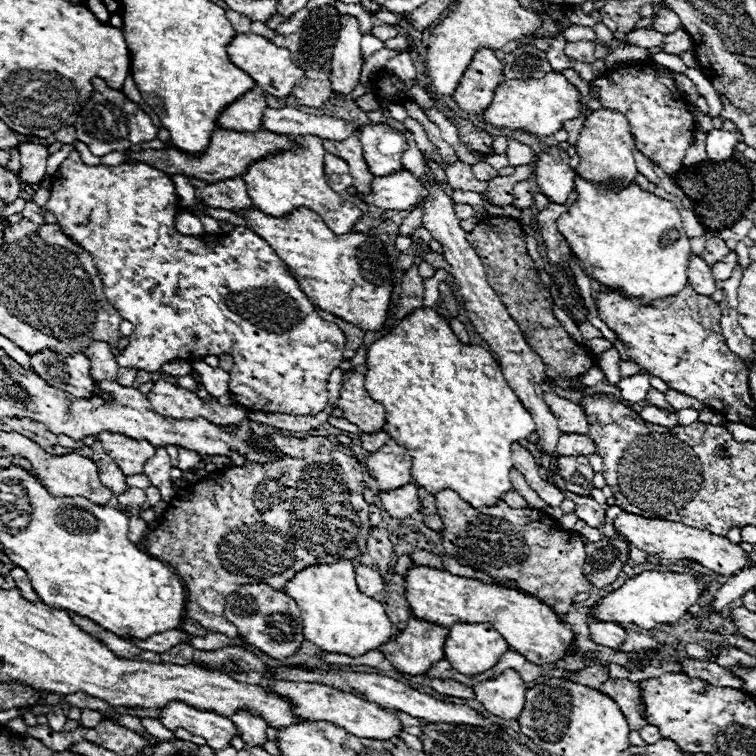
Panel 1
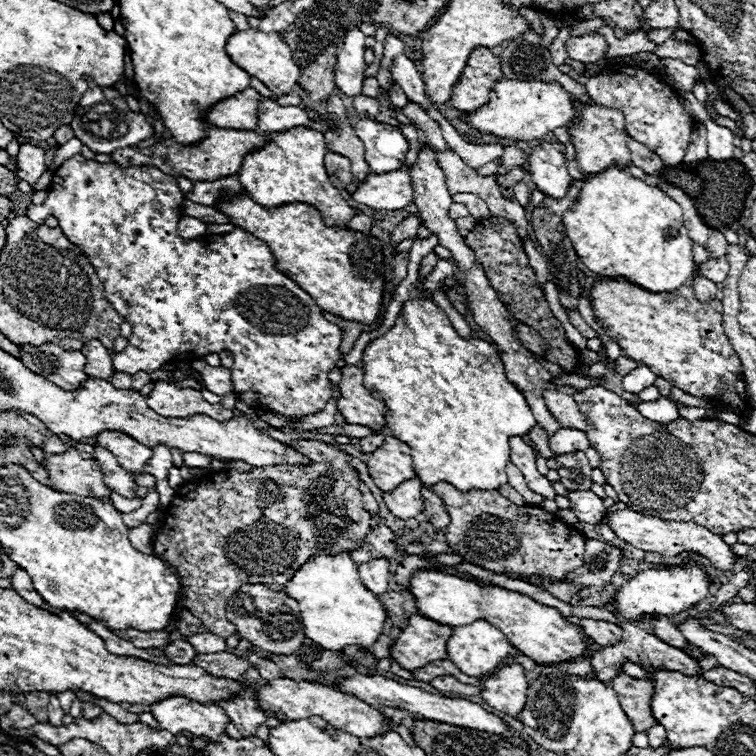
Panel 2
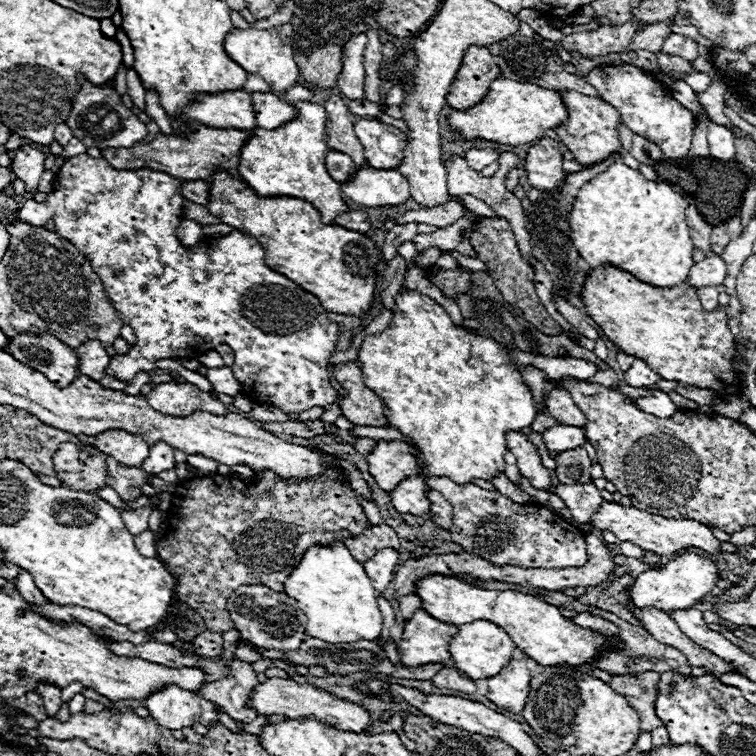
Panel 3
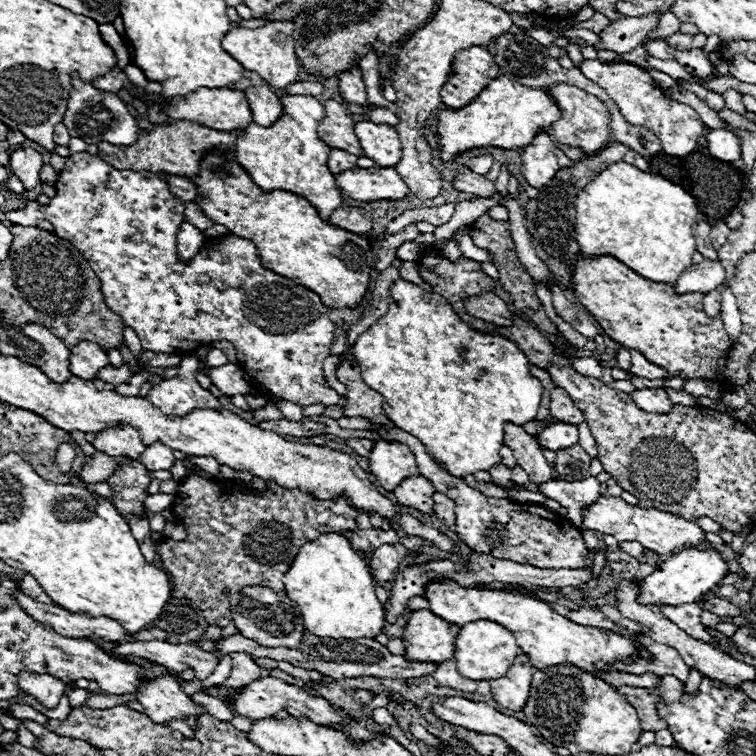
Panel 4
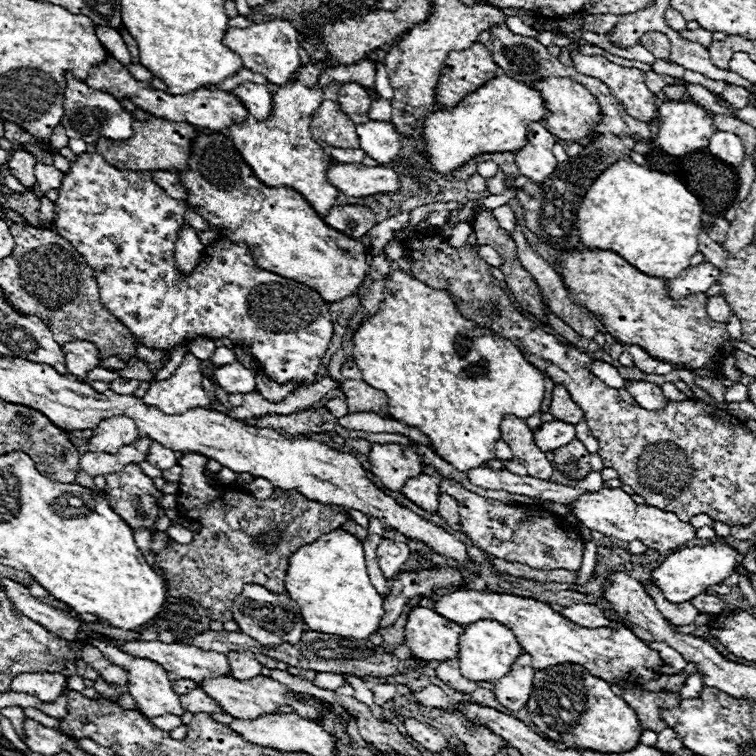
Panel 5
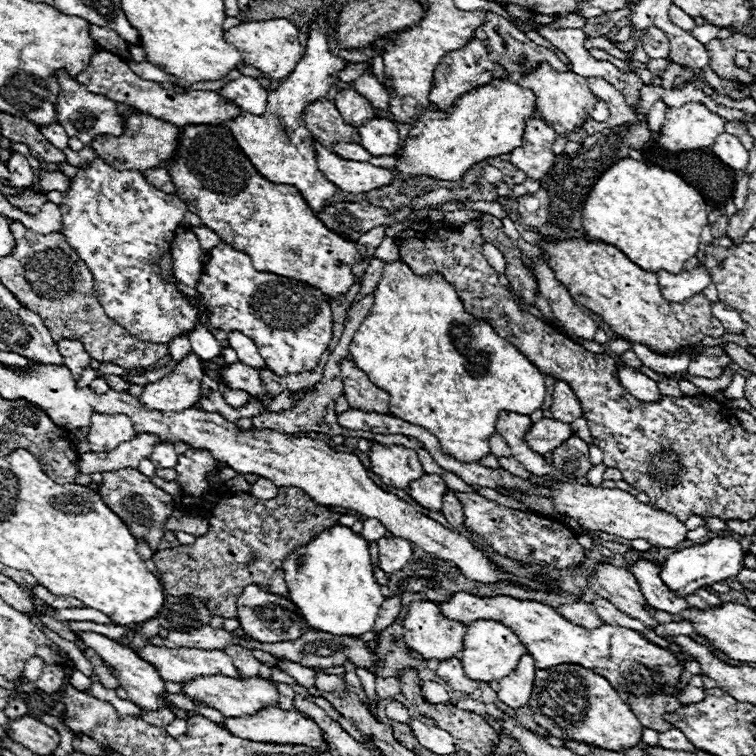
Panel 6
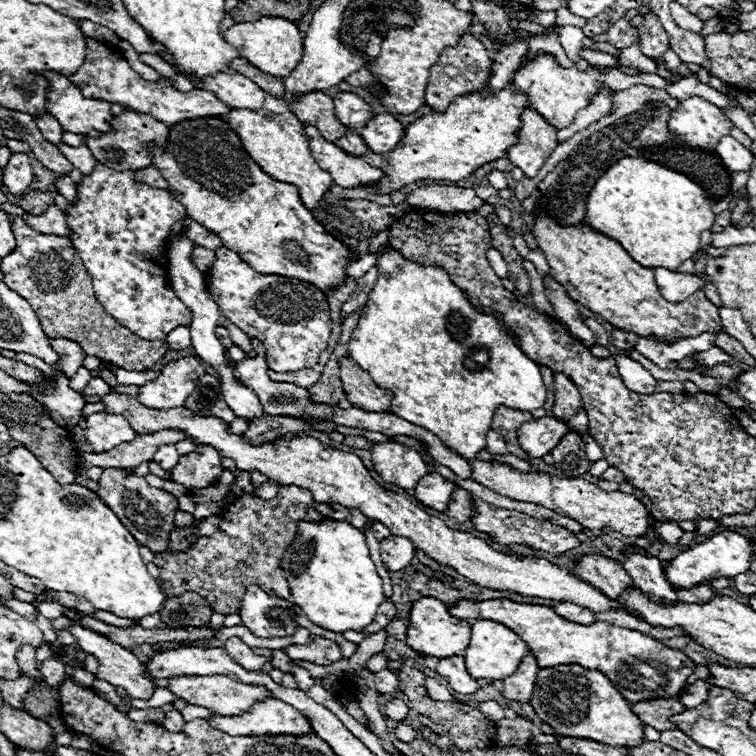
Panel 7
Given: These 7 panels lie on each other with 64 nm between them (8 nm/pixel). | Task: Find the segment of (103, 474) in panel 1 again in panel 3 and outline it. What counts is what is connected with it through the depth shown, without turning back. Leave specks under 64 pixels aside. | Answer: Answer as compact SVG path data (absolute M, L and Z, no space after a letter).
M108 454L104 458L106 458L106 468L108 468L108 476L106 476L108 486L114 488L120 494L120 498L126 502L142 496L140 488L146 484L148 474L140 468L122 466L120 462L114 462L114 458L110 458Z

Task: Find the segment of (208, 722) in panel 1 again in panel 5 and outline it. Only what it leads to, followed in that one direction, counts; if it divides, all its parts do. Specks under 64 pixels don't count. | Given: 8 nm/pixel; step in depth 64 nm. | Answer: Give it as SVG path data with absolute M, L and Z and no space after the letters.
M90 638L88 640L92 646L96 646L104 658L108 658L110 662L122 666L124 670L128 670L130 674L130 684L128 684L128 694L136 700L138 704L138 710L148 716L148 718L158 718L158 716L164 716L164 714L174 714L174 716L184 716L188 710L180 704L180 694L176 694L172 690L172 680L168 678L166 670L162 670L162 666L158 666L156 662L150 662L146 658L136 658L136 656L130 656L126 652L120 652L112 642L106 642L106 640L98 640L98 638Z

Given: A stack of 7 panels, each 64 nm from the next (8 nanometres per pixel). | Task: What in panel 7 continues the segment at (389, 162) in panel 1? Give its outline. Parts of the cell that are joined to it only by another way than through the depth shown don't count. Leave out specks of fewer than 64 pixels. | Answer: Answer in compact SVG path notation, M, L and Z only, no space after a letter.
M378 114L360 130L360 136L372 152L386 154L394 150L394 146L398 146L404 130L392 114Z

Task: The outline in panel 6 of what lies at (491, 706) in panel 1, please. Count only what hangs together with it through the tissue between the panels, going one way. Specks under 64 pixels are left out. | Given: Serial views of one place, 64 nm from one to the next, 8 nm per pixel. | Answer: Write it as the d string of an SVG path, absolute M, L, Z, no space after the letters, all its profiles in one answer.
M524 654L518 660L518 666L502 680L498 680L498 698L510 708L522 708L528 704L532 688L534 688L534 658L530 654Z

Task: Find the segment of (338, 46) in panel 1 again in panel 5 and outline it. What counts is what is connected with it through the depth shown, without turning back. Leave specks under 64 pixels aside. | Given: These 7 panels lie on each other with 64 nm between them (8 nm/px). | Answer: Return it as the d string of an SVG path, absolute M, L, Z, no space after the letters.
M344 82L342 84L342 88L338 90L338 104L352 118L354 124L368 122L370 96L358 82Z

